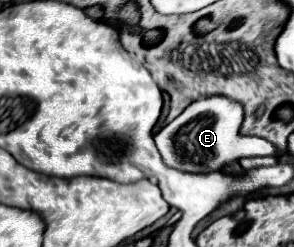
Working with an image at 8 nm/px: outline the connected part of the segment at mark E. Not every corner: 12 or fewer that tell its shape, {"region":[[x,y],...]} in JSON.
{"region":[[222,94],[184,108],[156,136],[168,168],[210,174],[274,156],[244,136],[244,106]]}

